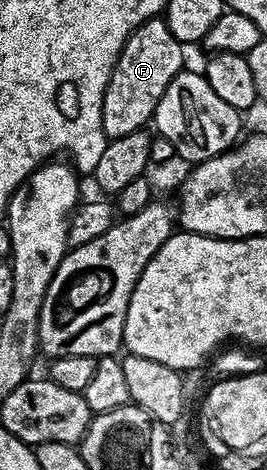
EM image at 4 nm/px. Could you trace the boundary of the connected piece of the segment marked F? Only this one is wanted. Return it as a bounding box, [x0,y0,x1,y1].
[103,18,186,140]

